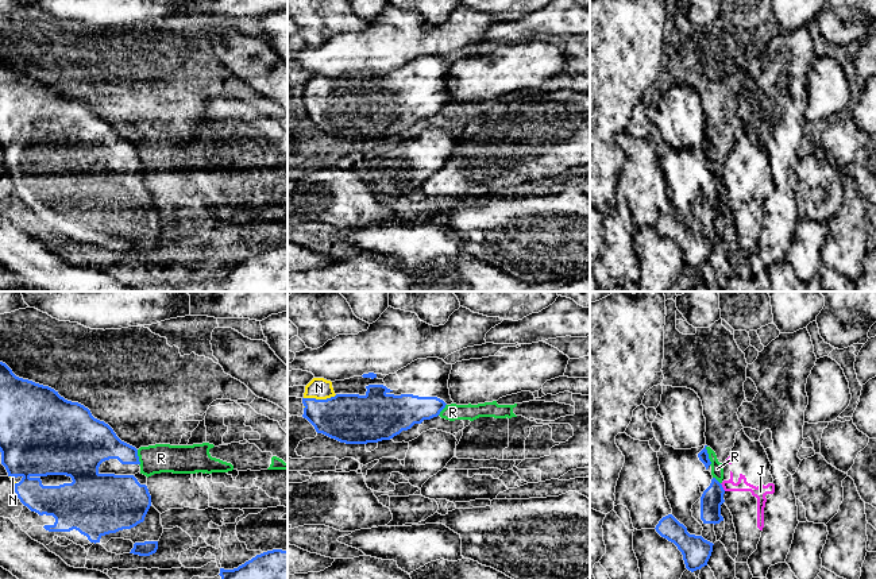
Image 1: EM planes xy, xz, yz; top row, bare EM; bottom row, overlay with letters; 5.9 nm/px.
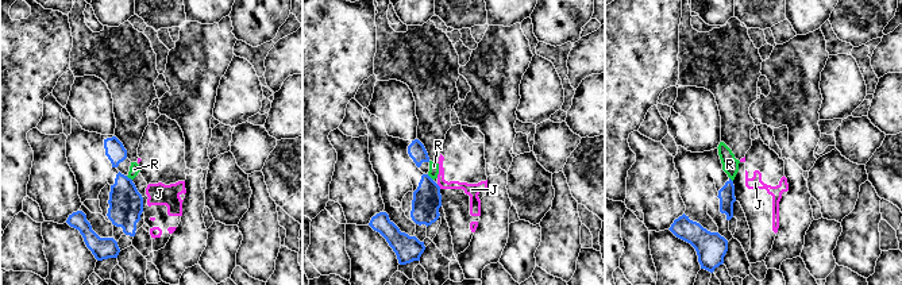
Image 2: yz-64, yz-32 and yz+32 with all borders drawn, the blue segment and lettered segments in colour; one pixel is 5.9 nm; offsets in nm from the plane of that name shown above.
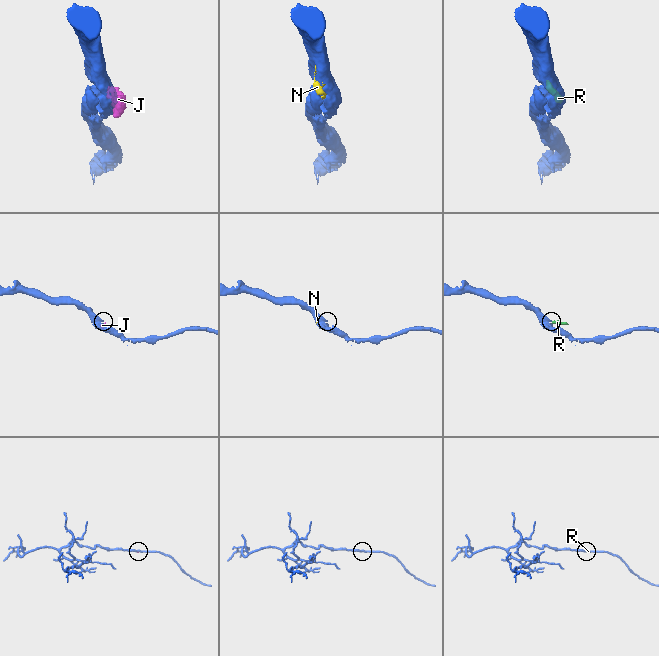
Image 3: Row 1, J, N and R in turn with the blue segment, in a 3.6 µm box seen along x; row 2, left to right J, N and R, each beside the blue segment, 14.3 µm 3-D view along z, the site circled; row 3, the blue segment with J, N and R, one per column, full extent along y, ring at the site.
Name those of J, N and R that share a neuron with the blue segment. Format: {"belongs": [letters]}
{"belongs": ["N"]}

